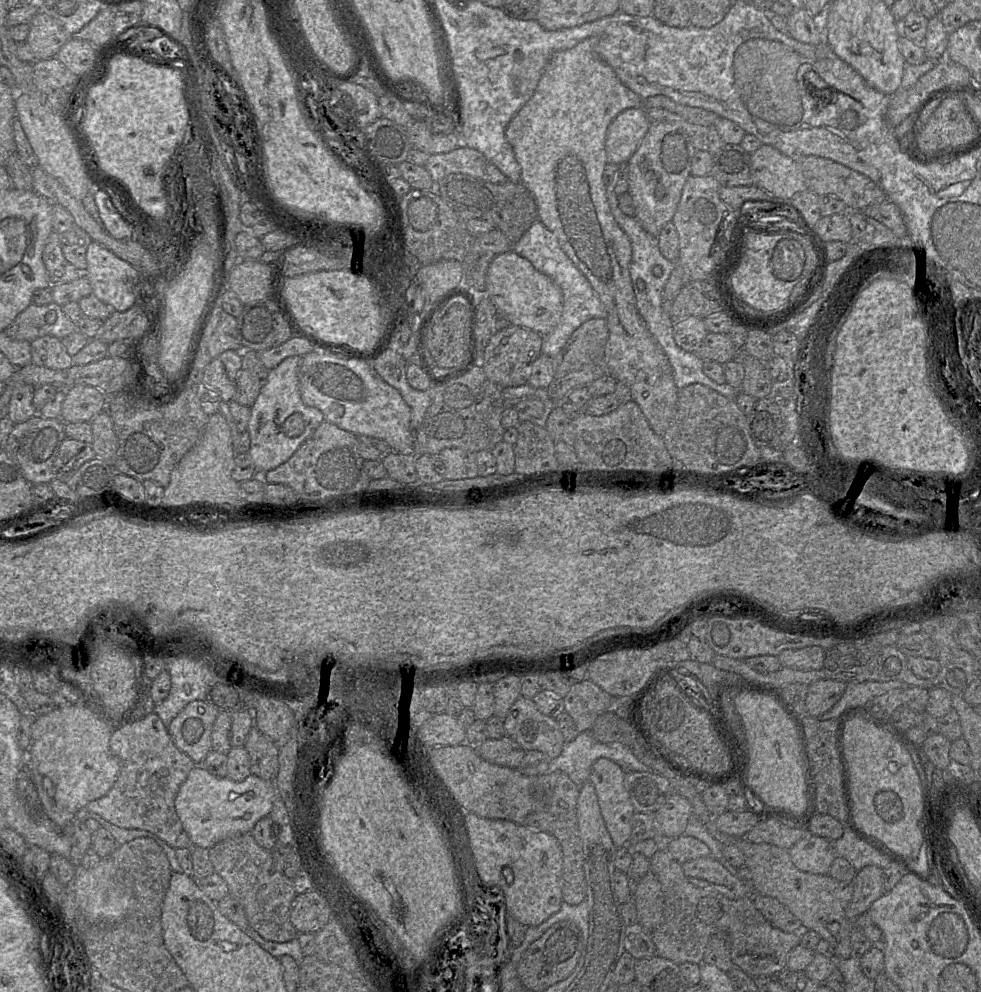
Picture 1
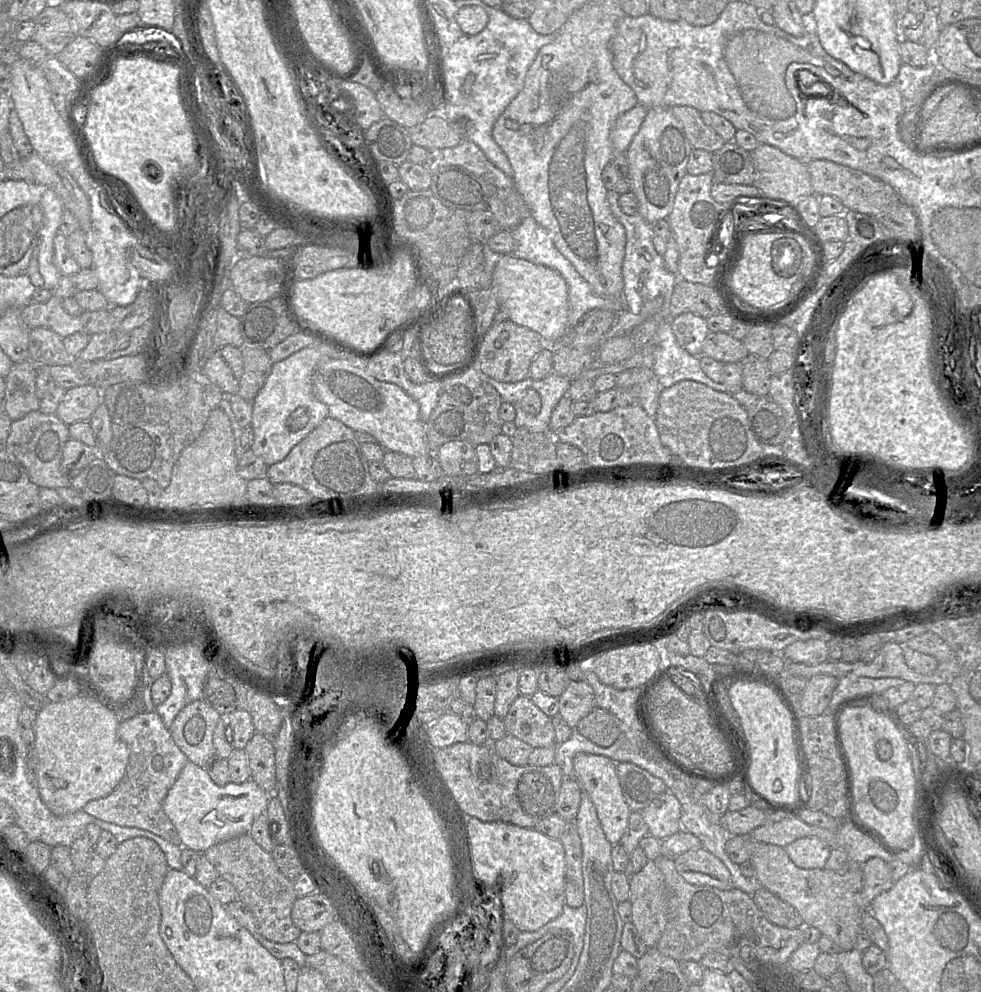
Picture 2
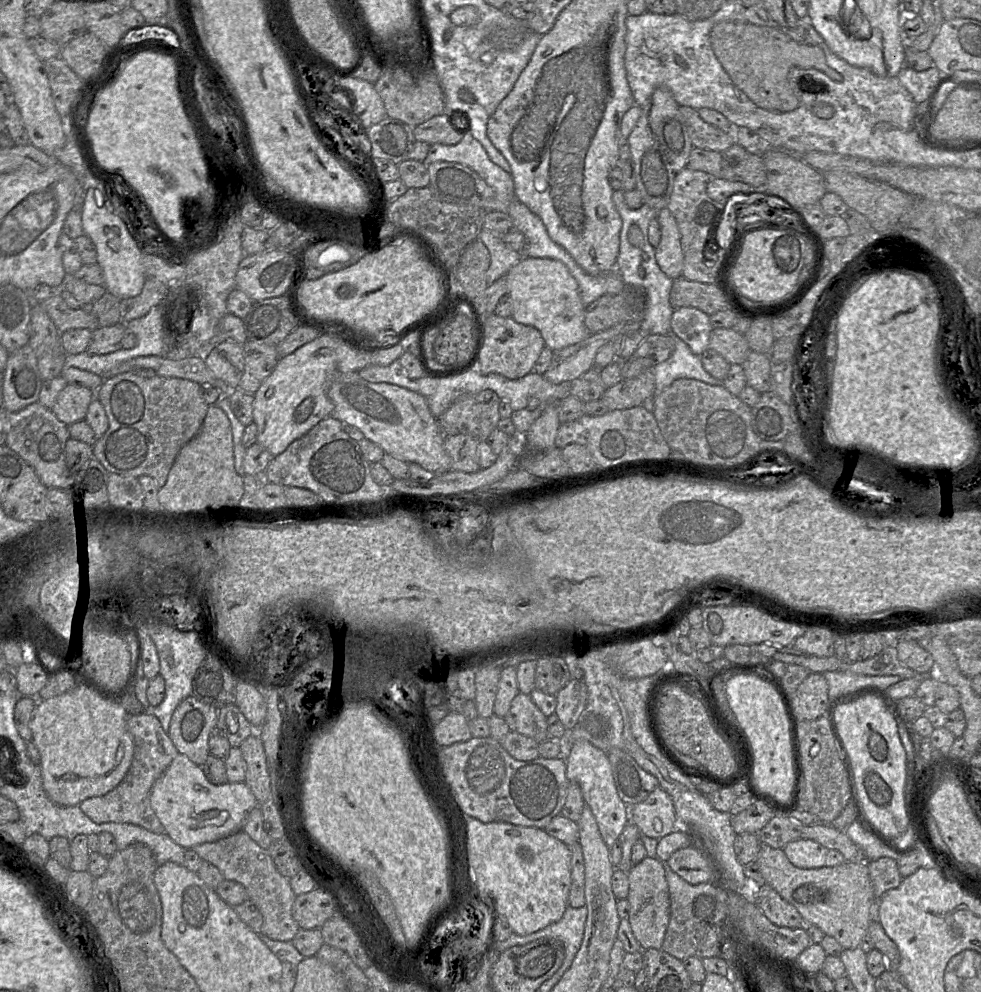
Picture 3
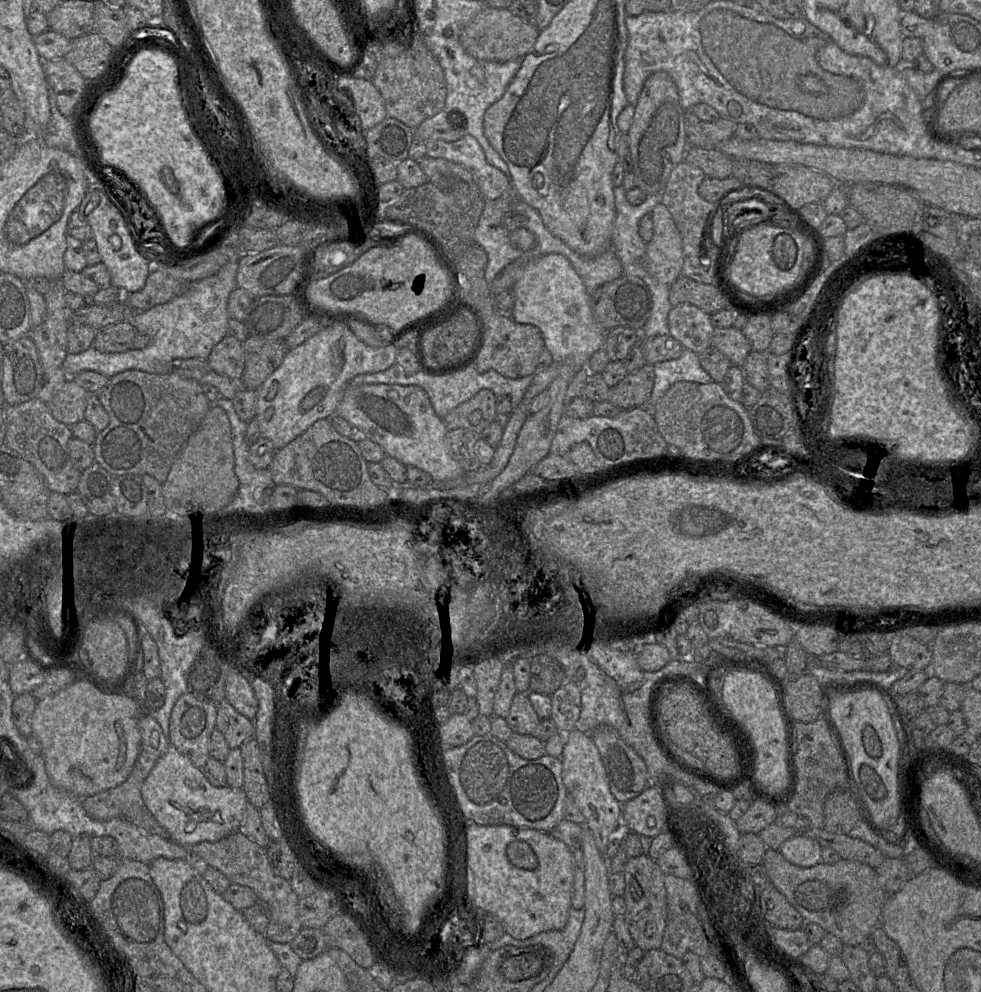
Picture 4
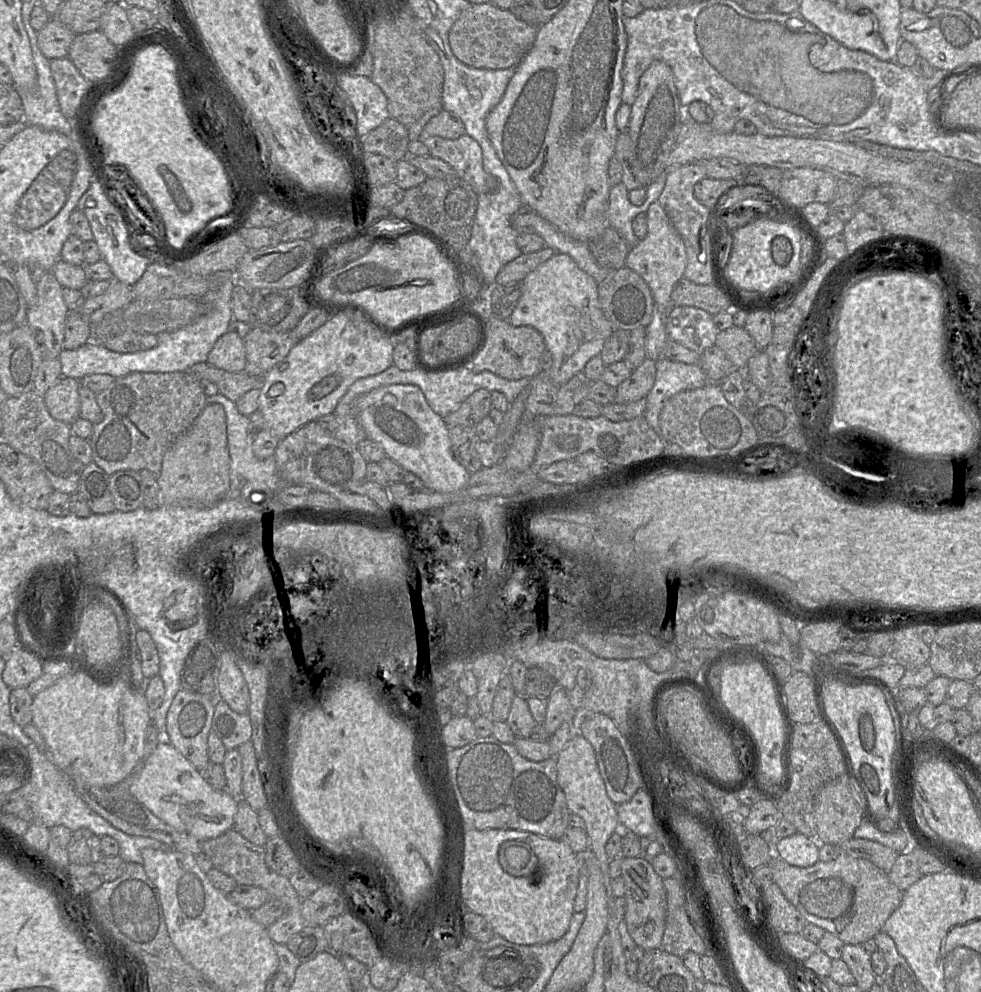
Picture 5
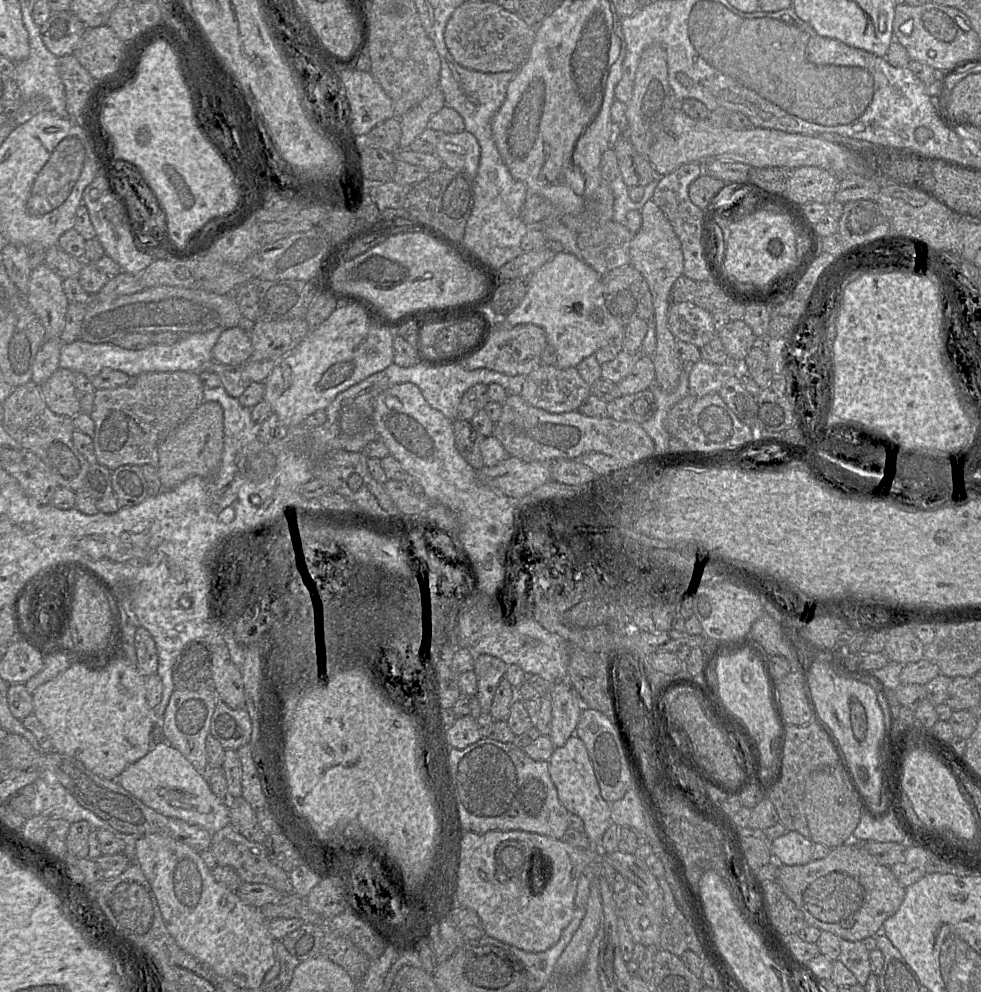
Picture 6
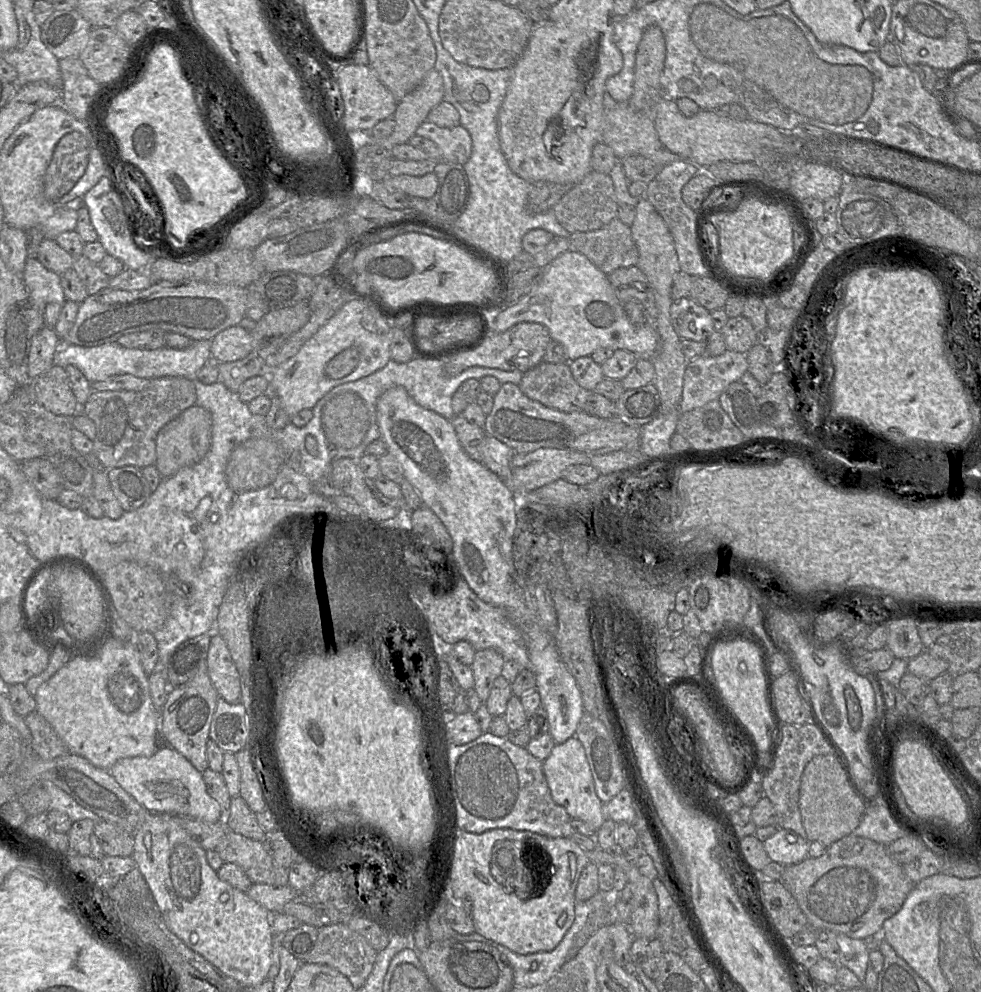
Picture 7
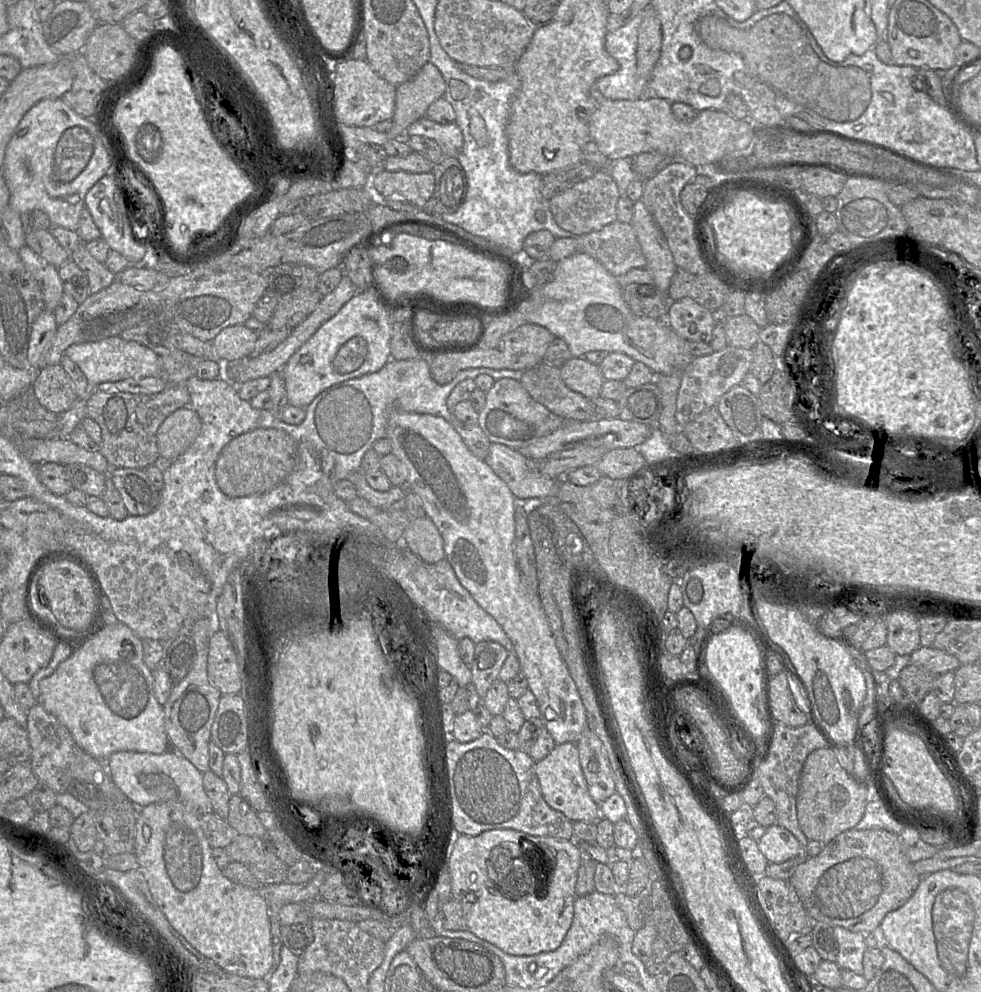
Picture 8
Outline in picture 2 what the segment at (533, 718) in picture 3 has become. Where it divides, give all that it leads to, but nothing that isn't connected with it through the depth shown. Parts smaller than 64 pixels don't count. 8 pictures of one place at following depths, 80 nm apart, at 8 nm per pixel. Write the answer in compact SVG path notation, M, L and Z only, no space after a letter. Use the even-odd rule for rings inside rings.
M519 695L503 719L506 733L533 748L557 746L551 717L542 712L530 699Z

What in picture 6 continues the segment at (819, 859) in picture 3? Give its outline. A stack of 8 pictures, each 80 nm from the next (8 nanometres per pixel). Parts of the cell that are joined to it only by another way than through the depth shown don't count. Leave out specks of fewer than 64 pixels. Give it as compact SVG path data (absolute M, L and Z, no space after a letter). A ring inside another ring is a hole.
M787 831L769 845L774 861L779 865L804 865L813 860L814 843L796 831Z

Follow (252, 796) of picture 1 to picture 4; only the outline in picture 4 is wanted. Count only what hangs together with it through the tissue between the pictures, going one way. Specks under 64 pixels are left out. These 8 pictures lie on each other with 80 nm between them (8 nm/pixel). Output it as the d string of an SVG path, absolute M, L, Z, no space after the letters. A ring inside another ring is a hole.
M169 745L167 751L155 763L141 786L141 796L145 806L169 833L169 838L184 847L191 847L196 843L208 841L215 842L227 835L238 831L245 817L248 803L246 794L242 788L230 786L215 787L203 775L192 761L177 749Z

